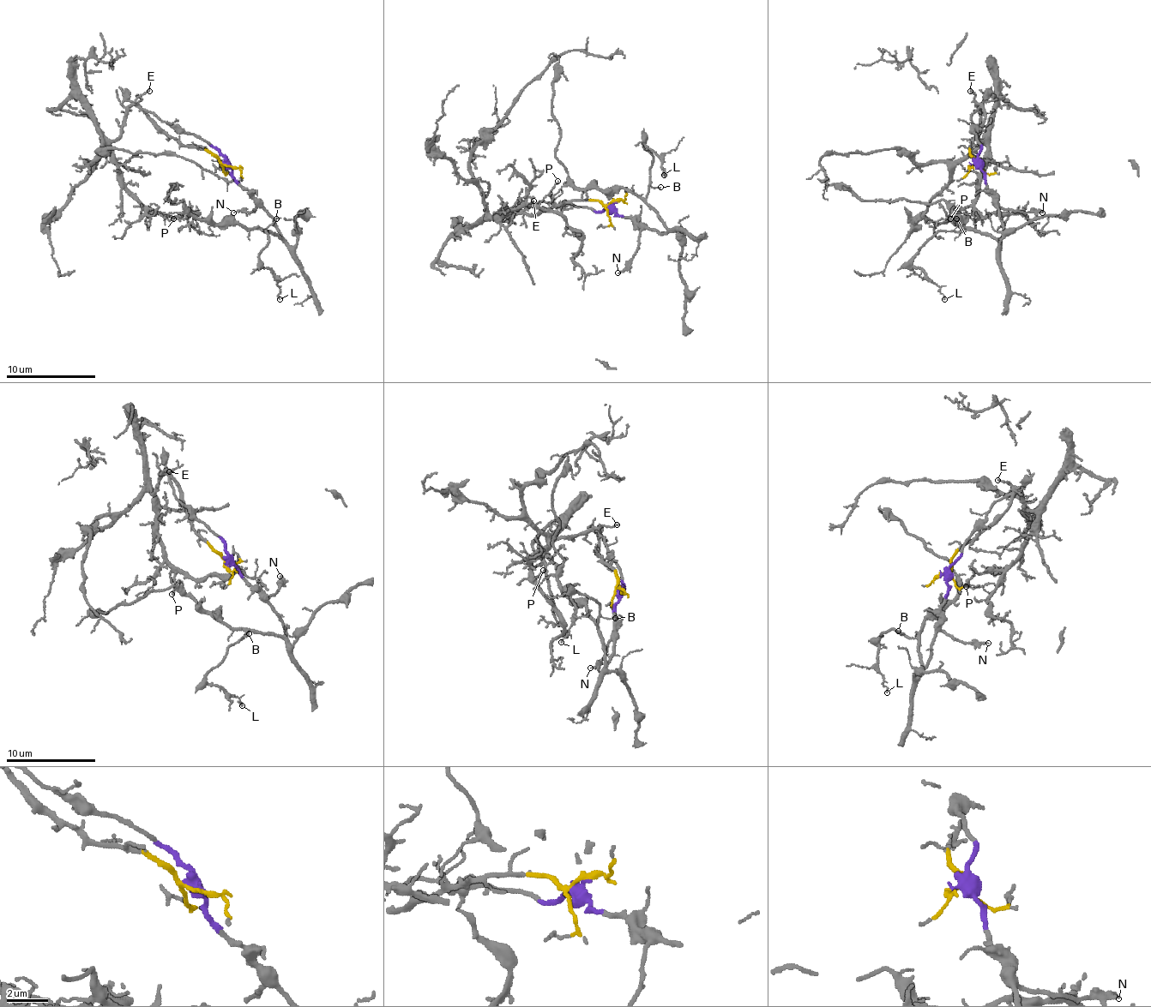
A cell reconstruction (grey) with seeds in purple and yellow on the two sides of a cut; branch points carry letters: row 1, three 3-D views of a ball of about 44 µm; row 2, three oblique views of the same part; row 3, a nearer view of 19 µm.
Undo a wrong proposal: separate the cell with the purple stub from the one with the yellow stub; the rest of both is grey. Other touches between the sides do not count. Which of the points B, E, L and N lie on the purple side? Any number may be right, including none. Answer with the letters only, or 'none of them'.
B, L, N

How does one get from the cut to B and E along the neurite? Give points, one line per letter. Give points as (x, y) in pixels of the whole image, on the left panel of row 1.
B: (225, 164), (283, 237), (261, 230), (276, 219)
E: (225, 164), (205, 150), (181, 146), (143, 110), (136, 99), (149, 90)

